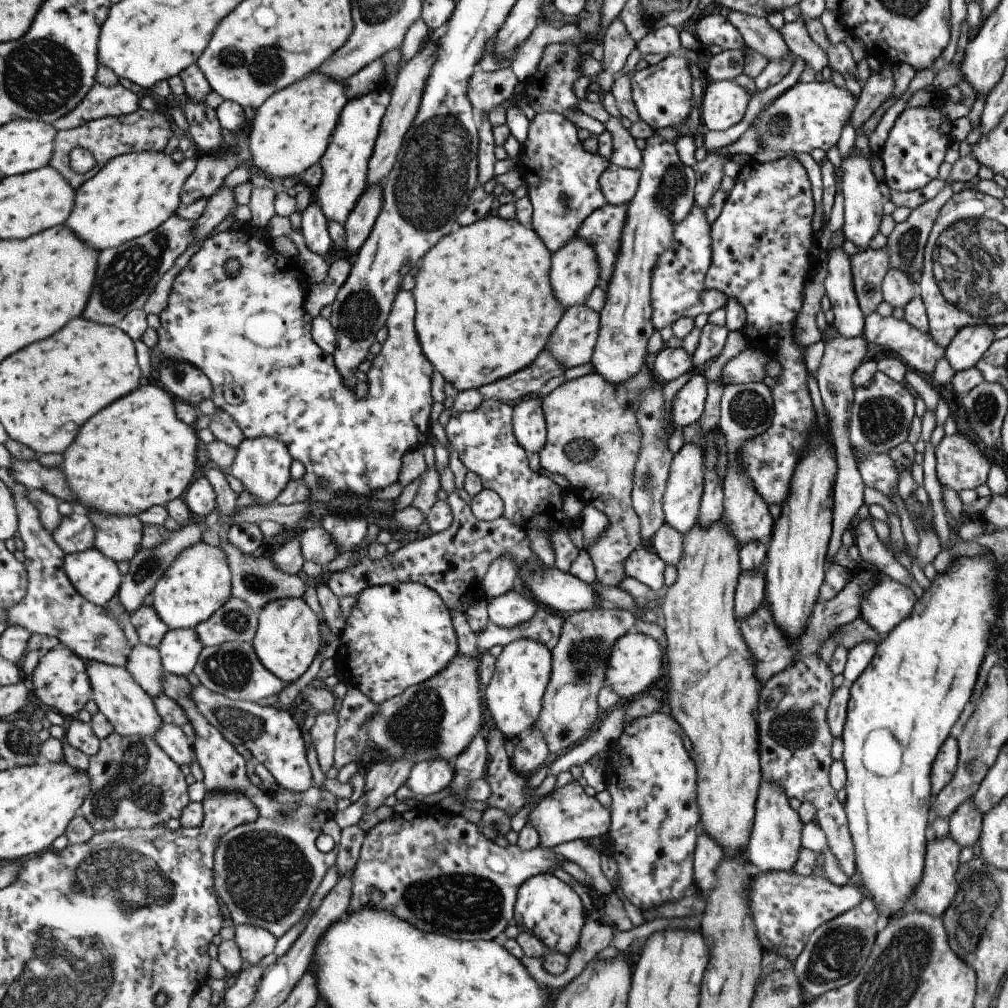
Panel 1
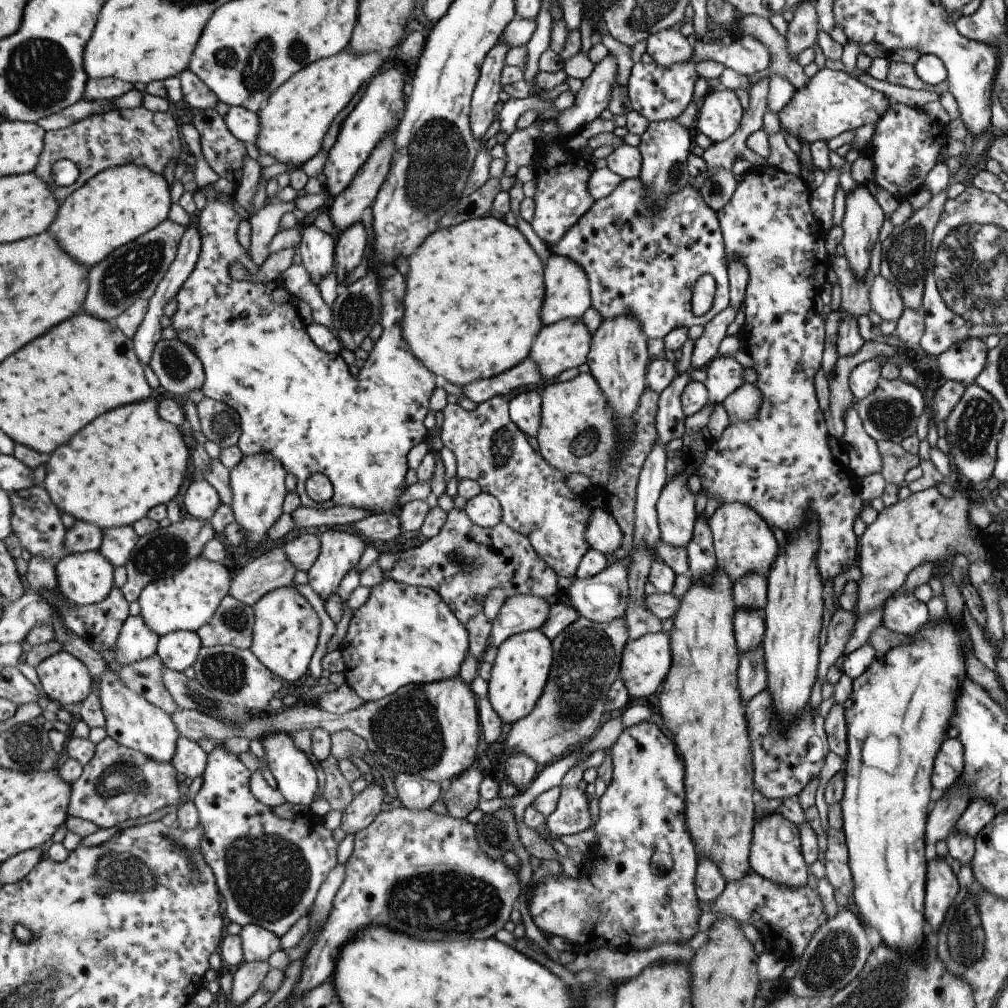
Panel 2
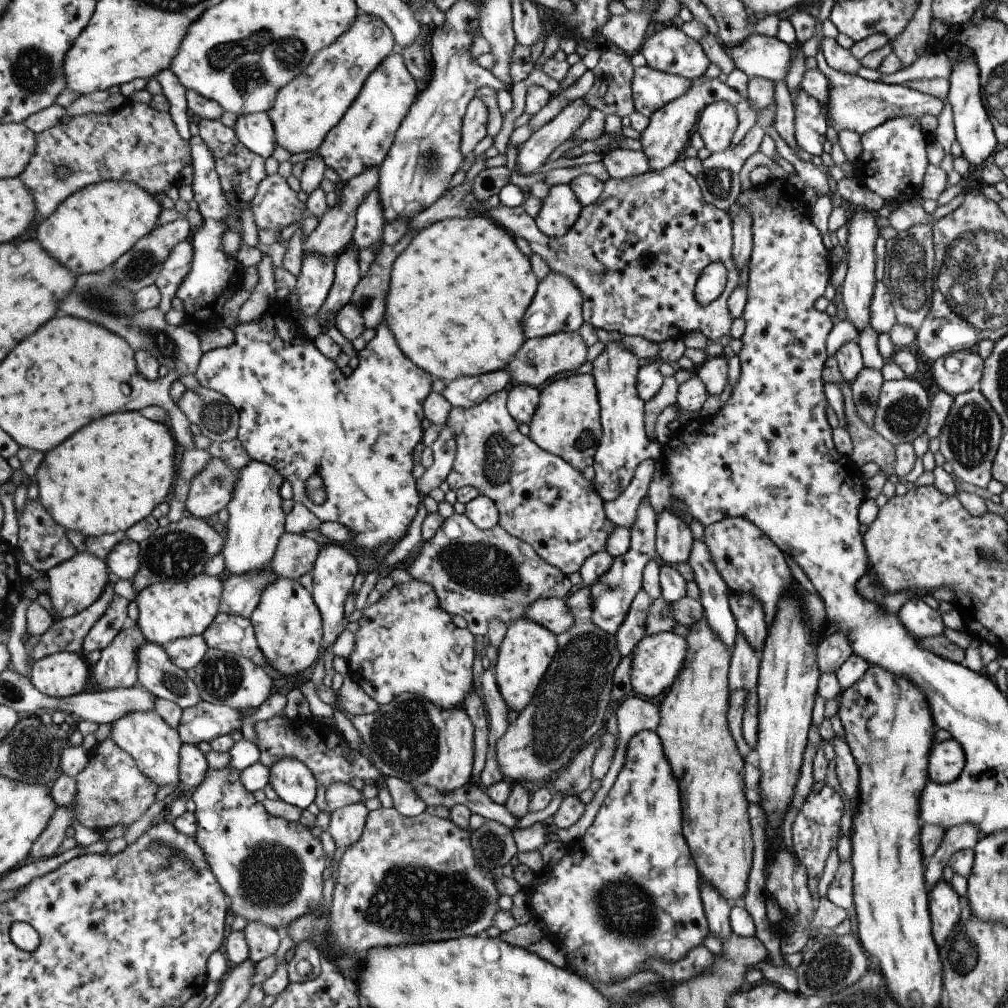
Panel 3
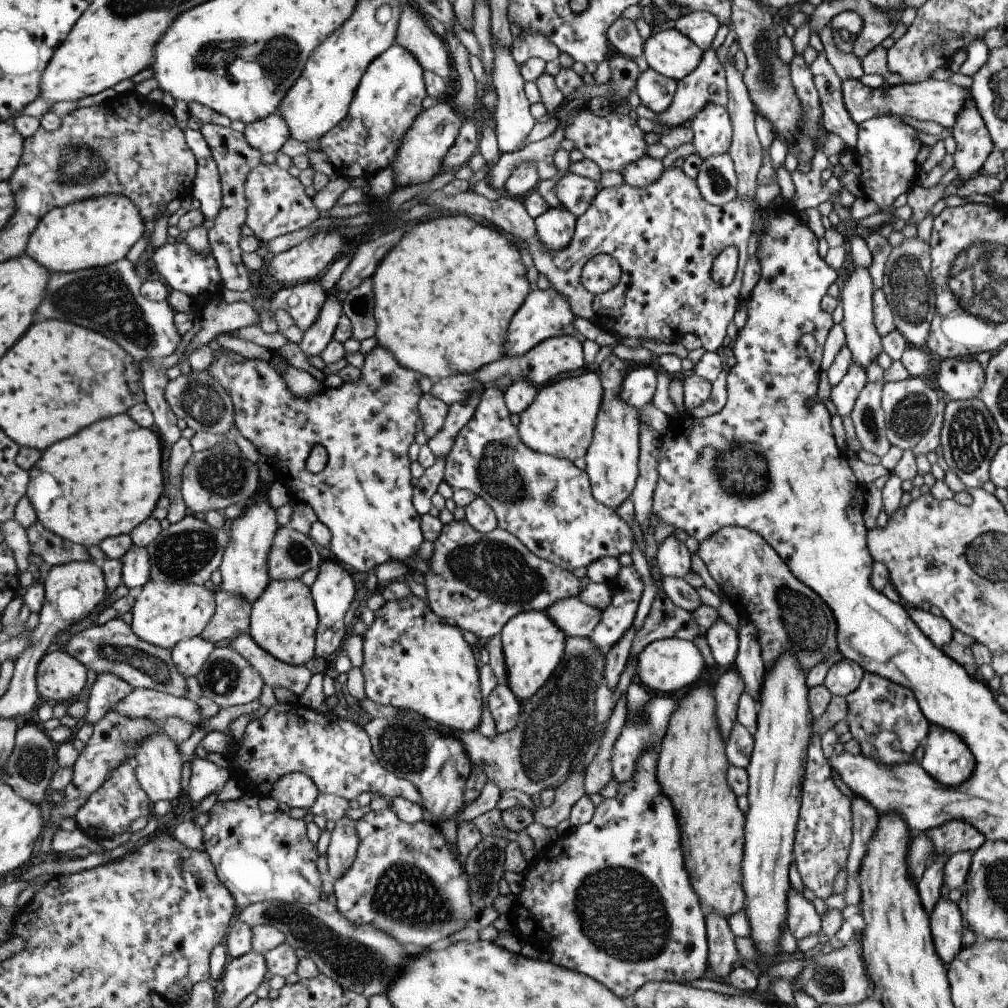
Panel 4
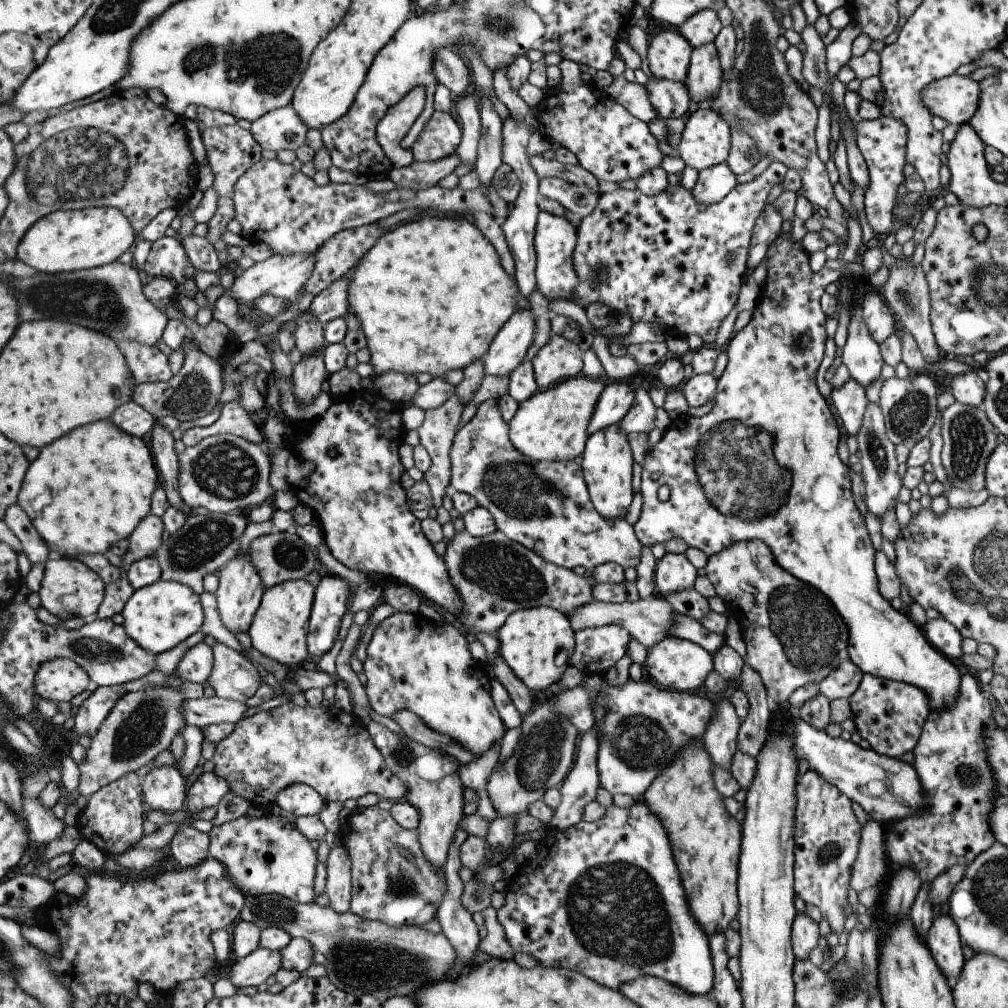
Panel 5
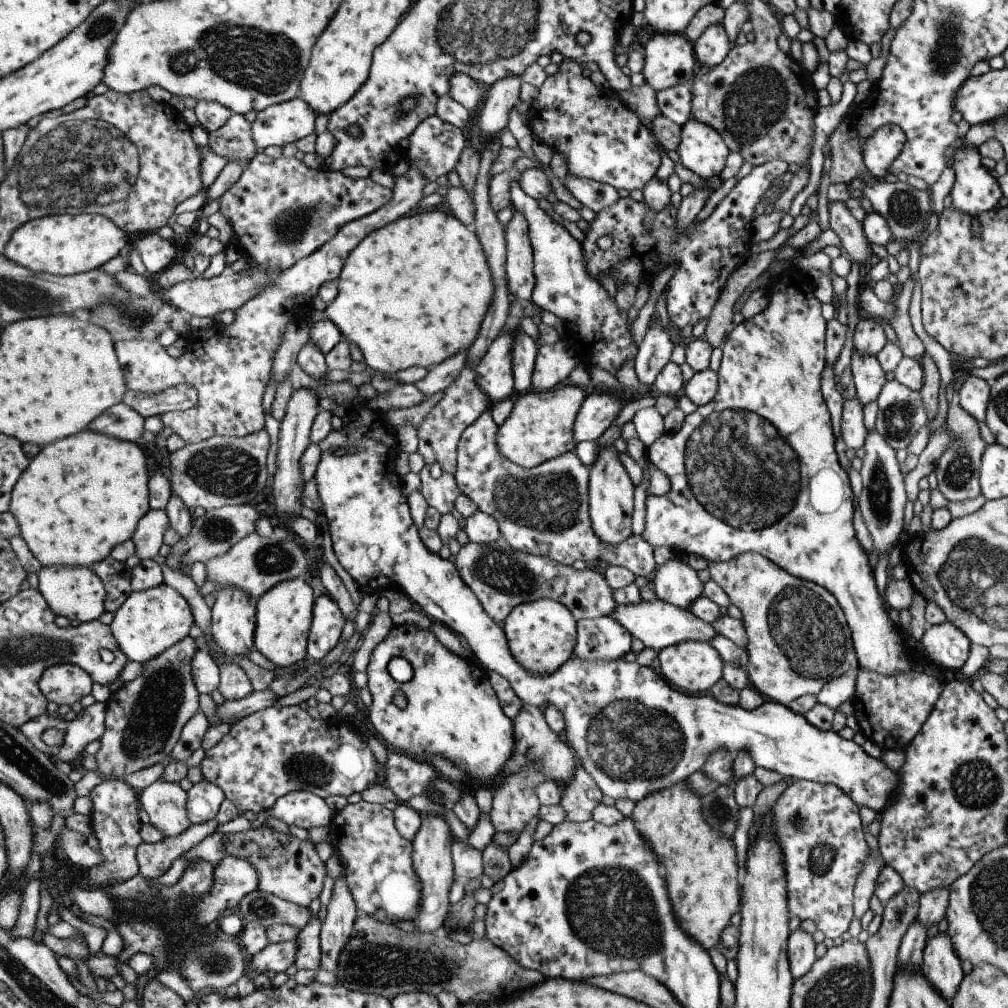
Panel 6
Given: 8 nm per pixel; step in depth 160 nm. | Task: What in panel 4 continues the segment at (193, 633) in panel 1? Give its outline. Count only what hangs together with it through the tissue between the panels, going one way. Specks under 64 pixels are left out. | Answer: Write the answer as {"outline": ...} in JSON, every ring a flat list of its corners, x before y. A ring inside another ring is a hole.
{"outline":[[199,637,185,640,172,650,173,662,187,677,197,677,201,674,210,656,215,652,215,644]]}

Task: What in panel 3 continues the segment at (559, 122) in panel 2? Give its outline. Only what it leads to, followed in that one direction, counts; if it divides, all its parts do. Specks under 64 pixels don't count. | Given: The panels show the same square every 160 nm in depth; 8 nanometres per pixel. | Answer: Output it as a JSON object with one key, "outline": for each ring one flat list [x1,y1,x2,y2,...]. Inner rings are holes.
{"outline":[[584,98,572,100,547,124,541,126,539,130,534,130,524,143,517,146,516,159,519,171,516,172,529,175,533,170,537,170,545,163,545,159,554,148,571,138,583,120,587,120,592,109]]}

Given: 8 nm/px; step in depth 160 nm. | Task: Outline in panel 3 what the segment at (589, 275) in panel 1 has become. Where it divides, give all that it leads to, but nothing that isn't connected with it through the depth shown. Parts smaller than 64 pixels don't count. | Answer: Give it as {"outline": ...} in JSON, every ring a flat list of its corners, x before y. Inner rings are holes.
{"outline":[[550,271,543,280,538,282,531,302,525,308,525,314,521,316,523,338,542,338,557,332,578,332,582,324,581,302,581,294,569,282,569,278,563,278,561,274,553,274]]}

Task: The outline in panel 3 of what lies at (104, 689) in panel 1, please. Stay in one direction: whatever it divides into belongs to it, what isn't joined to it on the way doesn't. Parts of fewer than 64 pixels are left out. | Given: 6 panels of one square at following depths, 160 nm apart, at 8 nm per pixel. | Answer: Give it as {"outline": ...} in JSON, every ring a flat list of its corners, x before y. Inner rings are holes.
{"outline":[[156,710,129,714,129,716,113,722,112,726,112,740,133,756,141,772,145,776,149,776,157,786,173,786,175,789,177,783,181,781,181,750,184,748,178,730,169,726]]}

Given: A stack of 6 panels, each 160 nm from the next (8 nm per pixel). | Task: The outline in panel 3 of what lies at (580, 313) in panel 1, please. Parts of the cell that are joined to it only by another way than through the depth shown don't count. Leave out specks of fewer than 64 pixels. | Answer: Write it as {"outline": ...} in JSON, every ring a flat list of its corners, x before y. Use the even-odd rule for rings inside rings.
{"outline":[[557,332,542,338,525,339,505,366,505,372,509,372,507,376,509,376,510,386,528,385,536,389,556,374,573,372,586,362,587,349,578,332]]}

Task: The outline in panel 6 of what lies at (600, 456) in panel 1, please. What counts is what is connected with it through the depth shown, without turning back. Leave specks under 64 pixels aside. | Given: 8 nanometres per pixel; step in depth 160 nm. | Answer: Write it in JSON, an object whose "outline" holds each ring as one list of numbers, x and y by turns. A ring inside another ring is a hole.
{"outline":[[566,381,545,392,529,390,514,396,511,412,498,426,495,437,502,457,517,466,530,469,566,452,573,452,576,442,573,440,572,426,588,392,588,389]]}

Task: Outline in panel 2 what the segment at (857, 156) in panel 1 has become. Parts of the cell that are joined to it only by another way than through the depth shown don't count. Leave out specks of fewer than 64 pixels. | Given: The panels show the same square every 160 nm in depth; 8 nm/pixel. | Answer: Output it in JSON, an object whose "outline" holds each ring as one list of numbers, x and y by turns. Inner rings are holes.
{"outline":[[857,183,852,191,846,192,844,213,839,226,842,228,842,241,840,244,844,250,843,256,846,258,854,277,862,279,867,274,870,252,877,242,877,233,881,228,881,223,887,218,883,214,873,194,869,193,865,184]]}

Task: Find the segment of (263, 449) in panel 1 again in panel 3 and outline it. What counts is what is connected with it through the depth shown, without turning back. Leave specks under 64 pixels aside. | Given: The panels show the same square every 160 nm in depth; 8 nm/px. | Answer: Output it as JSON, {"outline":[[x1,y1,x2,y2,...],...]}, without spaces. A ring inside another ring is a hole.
{"outline":[[253,459,240,470,235,494,227,505,230,519,225,526,226,543,222,550,225,568,233,575,260,573,269,568,275,557,281,537,286,533,281,487,285,476,269,463]]}

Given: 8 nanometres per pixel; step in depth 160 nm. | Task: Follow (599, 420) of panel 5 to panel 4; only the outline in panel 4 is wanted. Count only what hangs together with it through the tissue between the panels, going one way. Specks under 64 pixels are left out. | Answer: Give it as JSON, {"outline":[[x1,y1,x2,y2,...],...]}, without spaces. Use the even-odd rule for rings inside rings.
{"outline":[[649,365,634,367,621,382,619,400,631,408,639,409,652,400,655,385,656,374]]}

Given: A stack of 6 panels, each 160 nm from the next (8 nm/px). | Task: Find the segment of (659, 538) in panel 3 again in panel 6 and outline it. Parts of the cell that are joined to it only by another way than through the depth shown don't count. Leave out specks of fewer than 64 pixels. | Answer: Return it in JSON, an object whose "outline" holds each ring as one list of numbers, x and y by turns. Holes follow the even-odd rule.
{"outline":[[671,558,656,565,650,583,657,598,682,609,687,609,689,603,702,594,702,583,697,573,683,558]]}

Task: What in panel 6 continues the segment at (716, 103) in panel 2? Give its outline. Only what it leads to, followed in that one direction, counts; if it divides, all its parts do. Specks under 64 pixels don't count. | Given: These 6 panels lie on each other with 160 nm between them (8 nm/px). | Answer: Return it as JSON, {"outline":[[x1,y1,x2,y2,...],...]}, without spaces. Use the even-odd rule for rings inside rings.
{"outline":[[693,117,680,126,680,141,675,152,685,168,706,181,718,177,728,148,719,133]]}

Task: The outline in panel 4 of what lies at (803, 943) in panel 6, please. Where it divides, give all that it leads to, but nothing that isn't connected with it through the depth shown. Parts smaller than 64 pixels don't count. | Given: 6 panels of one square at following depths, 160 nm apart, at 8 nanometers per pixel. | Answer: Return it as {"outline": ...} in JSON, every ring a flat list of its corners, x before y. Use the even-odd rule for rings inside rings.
{"outline":[[789,888,787,898,786,926,796,941,817,935,820,930,820,916,815,913,812,902,807,902,802,894]]}

